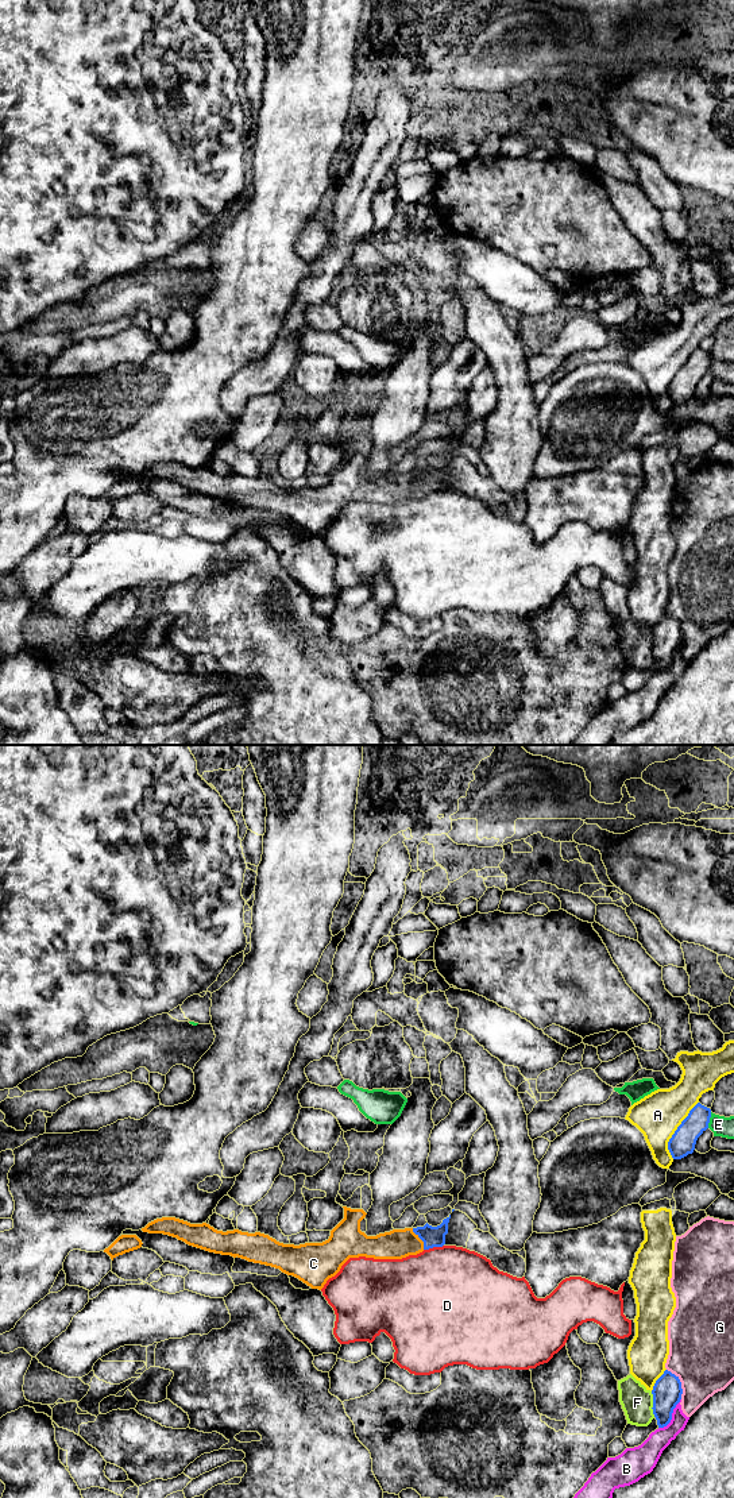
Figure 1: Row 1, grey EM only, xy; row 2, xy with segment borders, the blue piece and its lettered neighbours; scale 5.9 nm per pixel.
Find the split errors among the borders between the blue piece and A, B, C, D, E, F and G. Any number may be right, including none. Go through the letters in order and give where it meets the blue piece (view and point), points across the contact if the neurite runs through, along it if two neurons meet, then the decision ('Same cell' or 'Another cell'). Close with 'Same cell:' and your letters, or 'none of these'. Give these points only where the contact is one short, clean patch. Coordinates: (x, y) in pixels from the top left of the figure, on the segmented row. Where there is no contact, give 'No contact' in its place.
A: Touches blue at xy (676, 1130). Another cell
B: Touches blue at xy (671, 1416). Another cell
C: Touches blue at xy (420, 1238). Path across: xy (432, 1236), (420, 1238), (398, 1243). Same cell
D: Touches blue at xy (433, 1246). Another cell
E: Touches blue at xy (709, 1120). Another cell
F: Touches blue at xy (653, 1404). Another cell
G: Touches blue at xy (680, 1383). Another cell
Same cell: C

